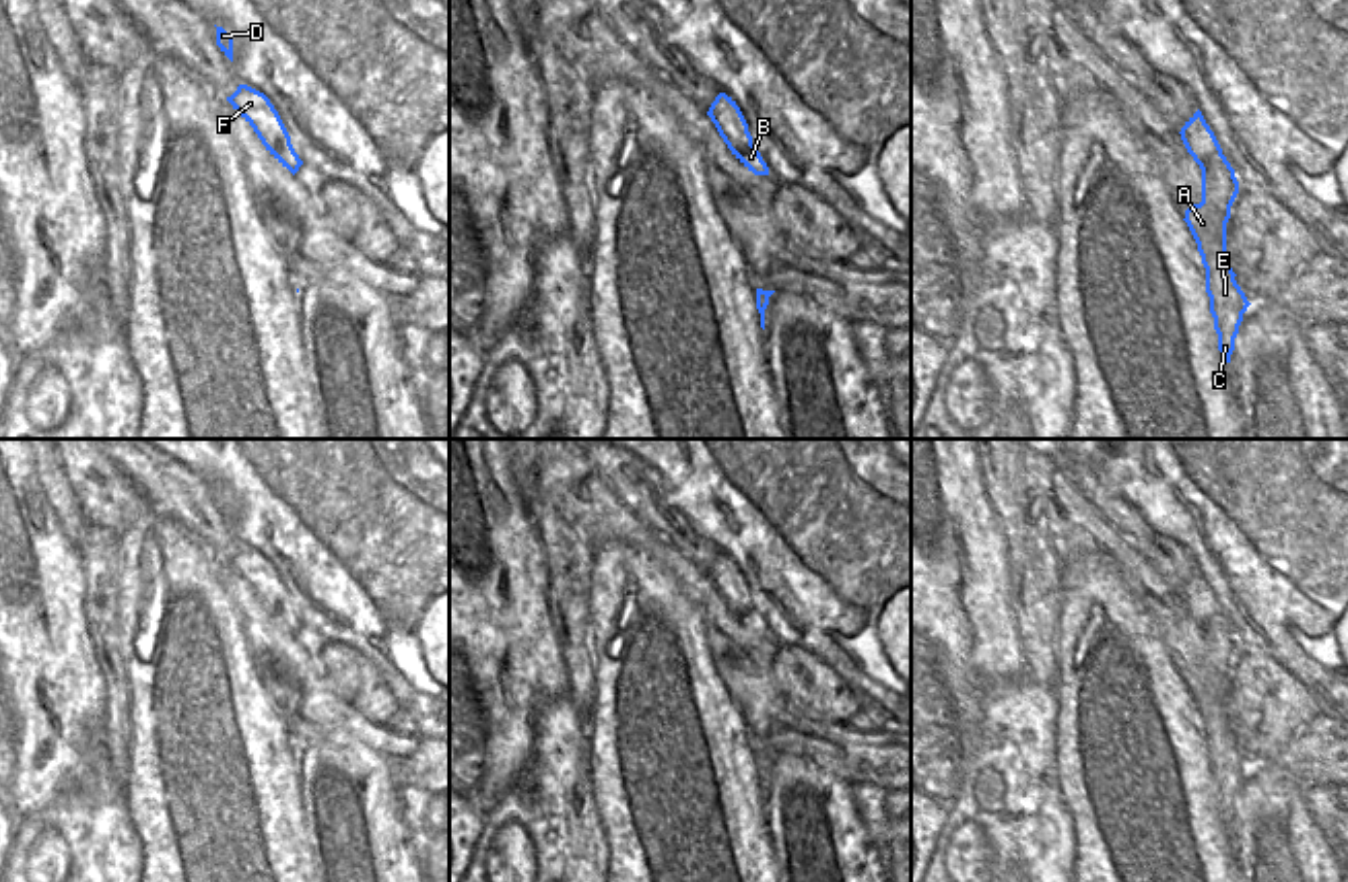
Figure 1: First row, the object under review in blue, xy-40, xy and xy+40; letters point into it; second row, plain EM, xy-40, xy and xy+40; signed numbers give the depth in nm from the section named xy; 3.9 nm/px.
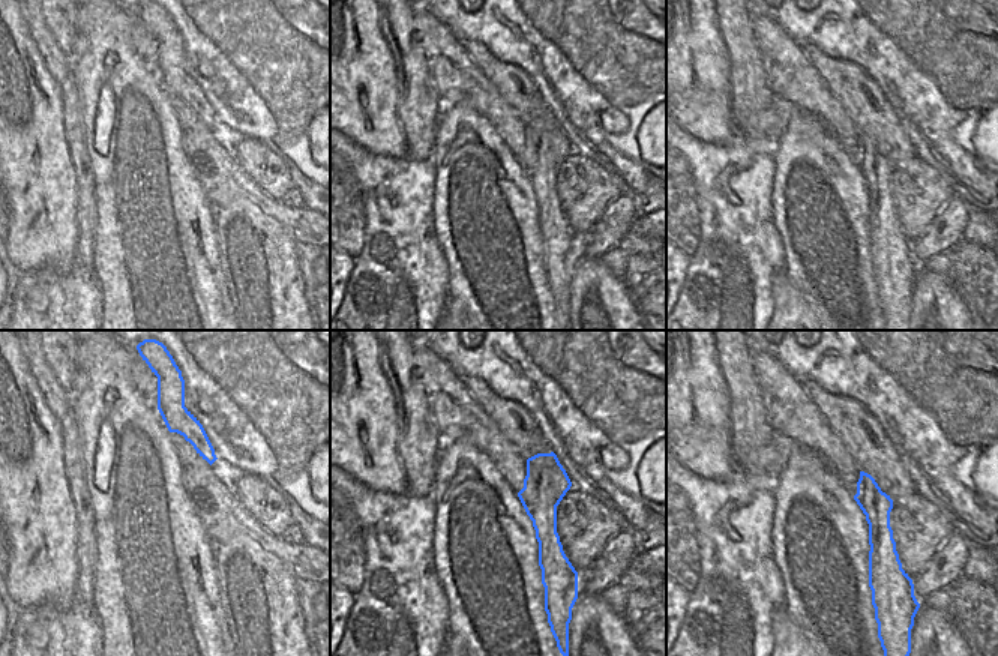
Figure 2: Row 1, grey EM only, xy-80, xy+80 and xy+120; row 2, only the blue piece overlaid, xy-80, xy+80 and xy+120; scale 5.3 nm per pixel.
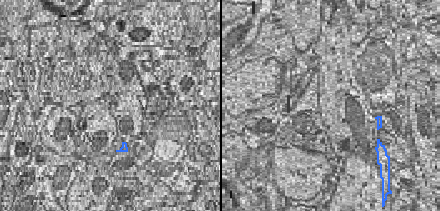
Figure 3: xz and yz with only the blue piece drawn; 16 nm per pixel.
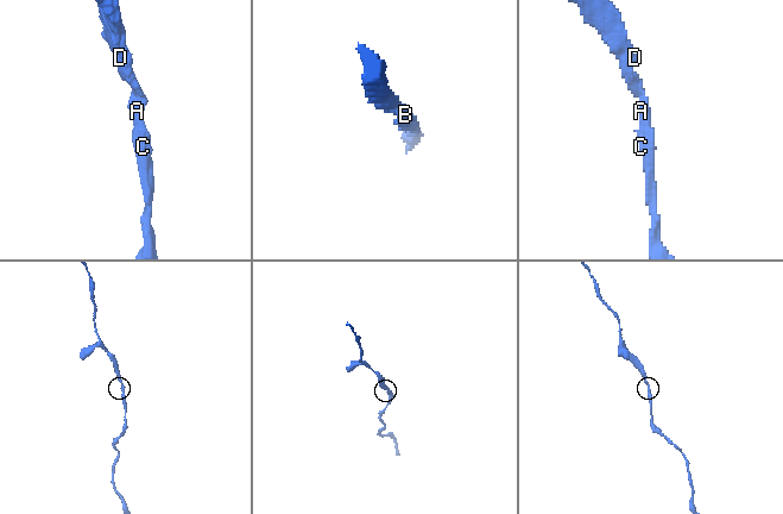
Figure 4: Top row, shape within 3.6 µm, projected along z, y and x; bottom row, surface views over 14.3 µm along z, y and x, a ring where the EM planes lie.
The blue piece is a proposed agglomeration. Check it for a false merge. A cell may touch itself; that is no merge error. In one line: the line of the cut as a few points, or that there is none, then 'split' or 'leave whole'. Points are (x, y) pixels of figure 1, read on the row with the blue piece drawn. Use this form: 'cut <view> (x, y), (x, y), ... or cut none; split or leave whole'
cut none; leave whole

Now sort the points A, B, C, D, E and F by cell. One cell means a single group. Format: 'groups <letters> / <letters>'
groups A B C D E F

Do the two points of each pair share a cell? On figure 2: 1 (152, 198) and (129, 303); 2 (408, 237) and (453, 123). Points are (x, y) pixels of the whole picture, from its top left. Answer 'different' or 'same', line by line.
1: same
2: different

